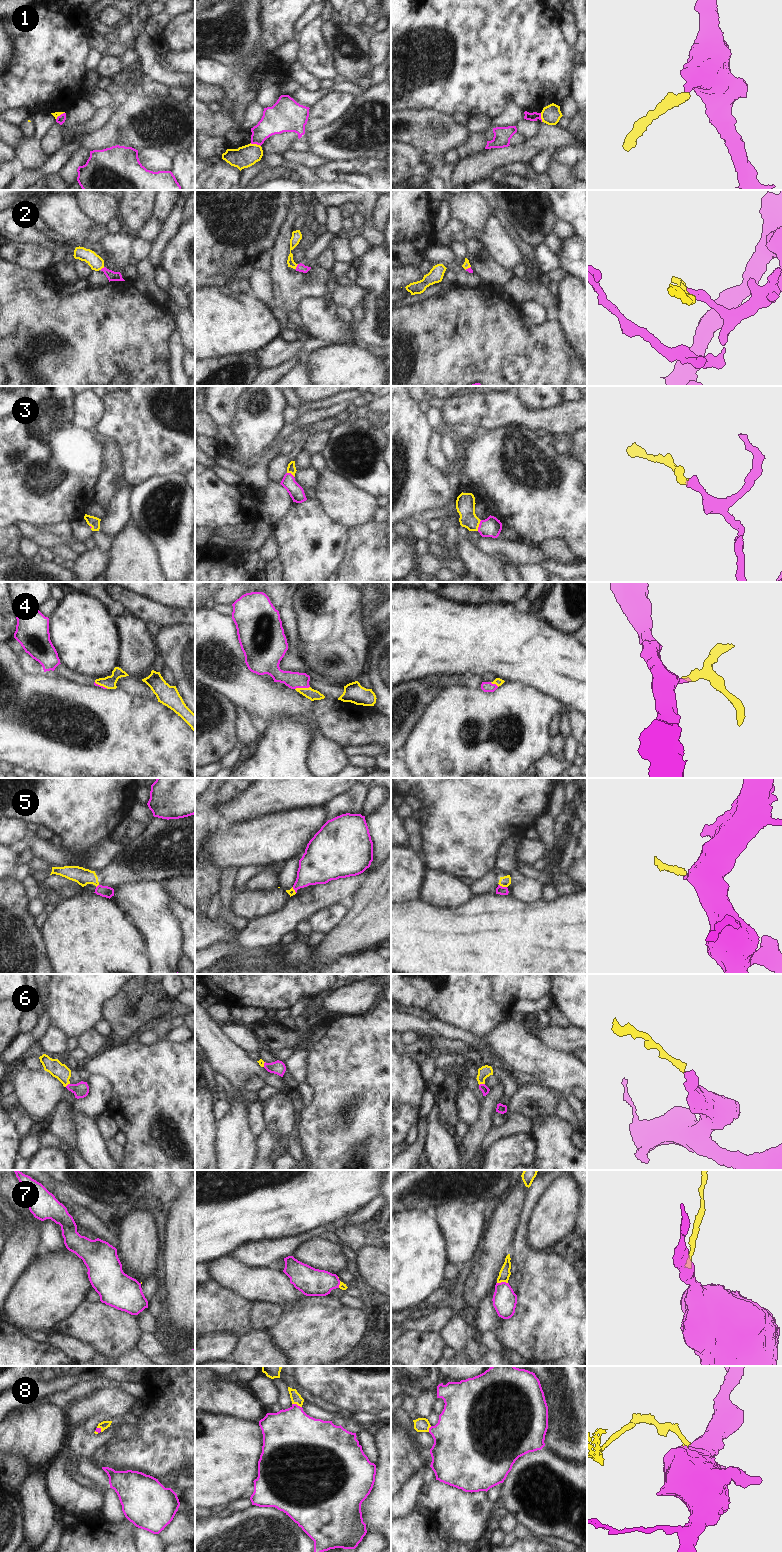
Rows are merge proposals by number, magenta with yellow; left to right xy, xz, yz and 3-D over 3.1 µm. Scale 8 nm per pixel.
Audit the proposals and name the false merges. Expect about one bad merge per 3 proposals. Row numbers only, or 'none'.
1, 5, 7

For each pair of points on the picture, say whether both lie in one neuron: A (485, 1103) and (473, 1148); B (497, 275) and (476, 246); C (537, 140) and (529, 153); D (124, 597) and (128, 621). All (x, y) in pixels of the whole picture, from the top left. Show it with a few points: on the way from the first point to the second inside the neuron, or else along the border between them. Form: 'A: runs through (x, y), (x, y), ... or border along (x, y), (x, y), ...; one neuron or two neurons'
A: runs through (484, 1114), (484, 1122), (474, 1137); one neuron
B: runs through (490, 268), (485, 263), (481, 253); one neuron
C: runs through (536, 143), (529, 150); one neuron
D: border along (126, 612), (137, 616), (146, 623); two neurons

